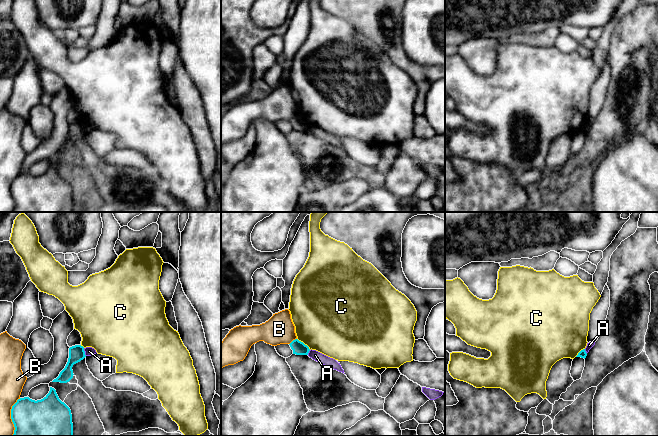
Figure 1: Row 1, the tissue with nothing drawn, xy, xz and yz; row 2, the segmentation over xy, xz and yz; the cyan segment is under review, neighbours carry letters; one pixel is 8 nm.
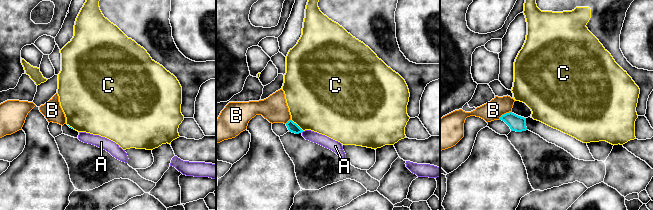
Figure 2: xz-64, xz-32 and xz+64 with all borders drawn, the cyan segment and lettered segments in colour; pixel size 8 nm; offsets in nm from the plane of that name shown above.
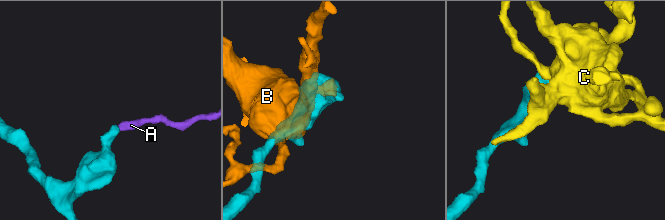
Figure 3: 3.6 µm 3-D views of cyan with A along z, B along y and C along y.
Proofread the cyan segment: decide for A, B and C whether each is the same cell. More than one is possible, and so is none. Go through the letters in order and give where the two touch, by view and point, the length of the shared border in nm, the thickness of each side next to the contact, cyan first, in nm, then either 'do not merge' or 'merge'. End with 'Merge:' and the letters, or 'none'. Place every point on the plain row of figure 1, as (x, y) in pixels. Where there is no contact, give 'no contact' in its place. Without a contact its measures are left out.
A: contact xy (84, 128); length 70 nm; calibres 130 and 70 nm; do not merge
B: contact xy (11, 192); length 320 nm; calibres 420 and 190 nm; do not merge
C: contact xz (303, 119); length 140 nm; calibres 110 and 480 nm; do not merge
Merge: none

